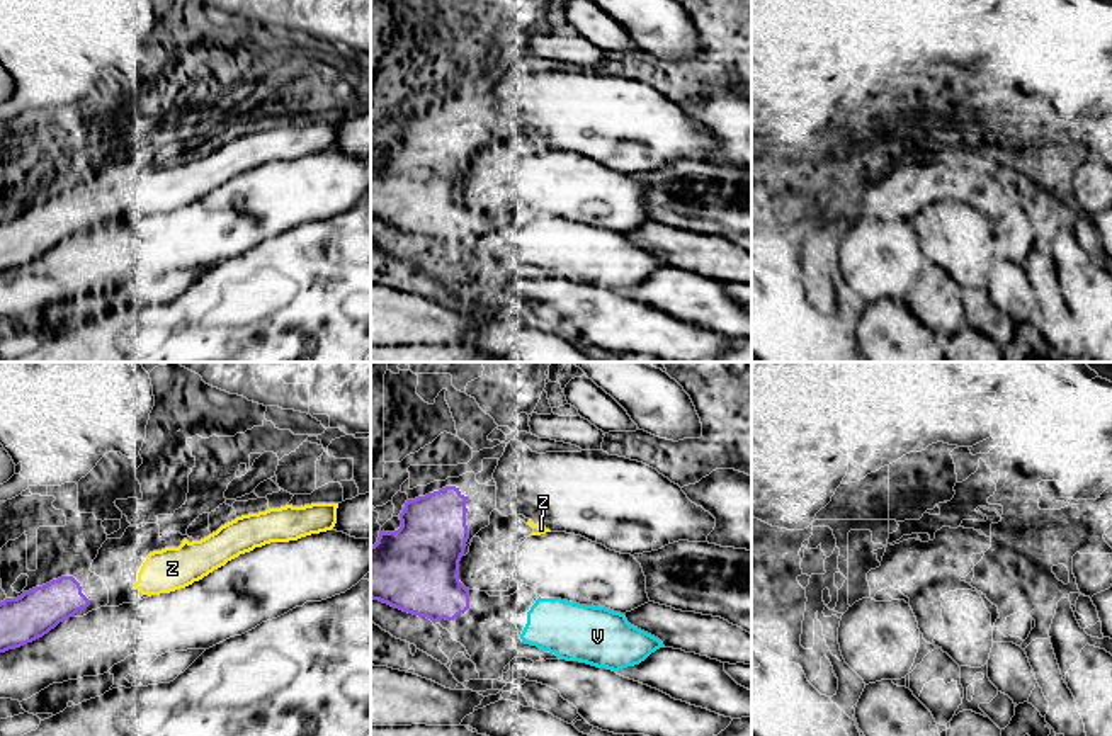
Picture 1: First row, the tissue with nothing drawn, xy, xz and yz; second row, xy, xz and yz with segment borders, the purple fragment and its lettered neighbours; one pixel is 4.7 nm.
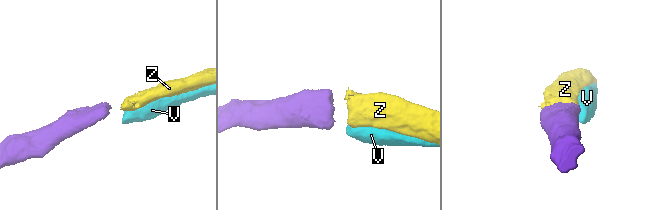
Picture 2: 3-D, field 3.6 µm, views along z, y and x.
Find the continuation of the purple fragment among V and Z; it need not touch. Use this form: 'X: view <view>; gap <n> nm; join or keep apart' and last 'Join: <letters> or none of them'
V: view xz; gap 280 nm; keep apart
Z: view xy; gap 220 nm; join
Join: Z

